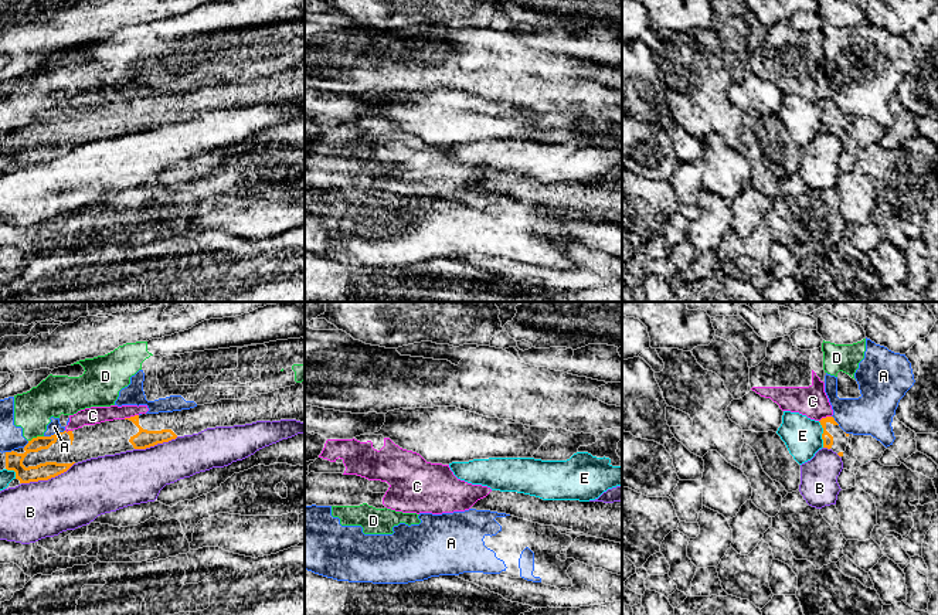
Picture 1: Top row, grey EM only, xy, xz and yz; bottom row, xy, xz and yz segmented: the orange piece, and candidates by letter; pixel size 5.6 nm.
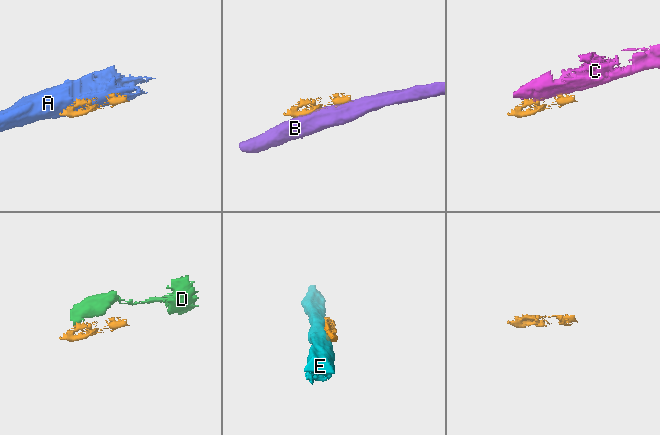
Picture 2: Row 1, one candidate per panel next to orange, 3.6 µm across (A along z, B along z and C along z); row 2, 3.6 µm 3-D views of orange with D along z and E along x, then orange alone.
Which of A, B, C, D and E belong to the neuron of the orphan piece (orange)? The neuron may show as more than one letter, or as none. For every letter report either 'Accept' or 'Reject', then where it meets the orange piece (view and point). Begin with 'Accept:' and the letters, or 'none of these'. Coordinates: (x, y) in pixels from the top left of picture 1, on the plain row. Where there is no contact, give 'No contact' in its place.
Accept: none of these
A: Reject. Touches orange at xy (54, 116)
B: Reject. Touches orange at xy (47, 162)
C: Reject. Touches orange at xy (131, 99)
D: Reject. Touches orange at xy (37, 119)
E: Reject. Touches orange at yz (822, 116)

